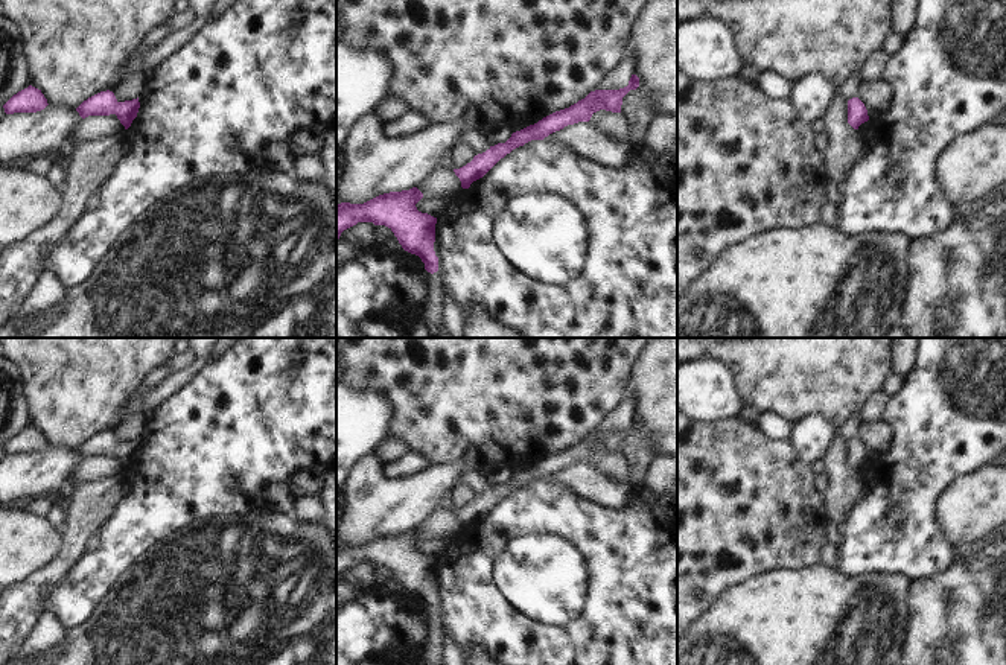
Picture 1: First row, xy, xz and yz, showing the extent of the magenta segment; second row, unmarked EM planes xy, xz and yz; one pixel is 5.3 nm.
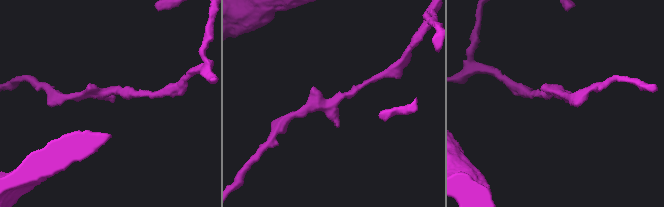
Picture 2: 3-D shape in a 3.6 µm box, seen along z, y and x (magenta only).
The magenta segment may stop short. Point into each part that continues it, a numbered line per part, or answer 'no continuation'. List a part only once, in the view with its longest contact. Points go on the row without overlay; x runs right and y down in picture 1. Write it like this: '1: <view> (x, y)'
1: xz (431, 655).

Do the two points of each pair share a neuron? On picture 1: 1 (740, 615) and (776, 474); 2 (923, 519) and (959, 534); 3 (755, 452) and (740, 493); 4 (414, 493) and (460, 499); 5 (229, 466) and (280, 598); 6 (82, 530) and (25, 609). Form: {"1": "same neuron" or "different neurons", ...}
{"1": "different neurons", "2": "different neurons", "3": "same neuron", "4": "different neurons", "5": "different neurons", "6": "same neuron"}

